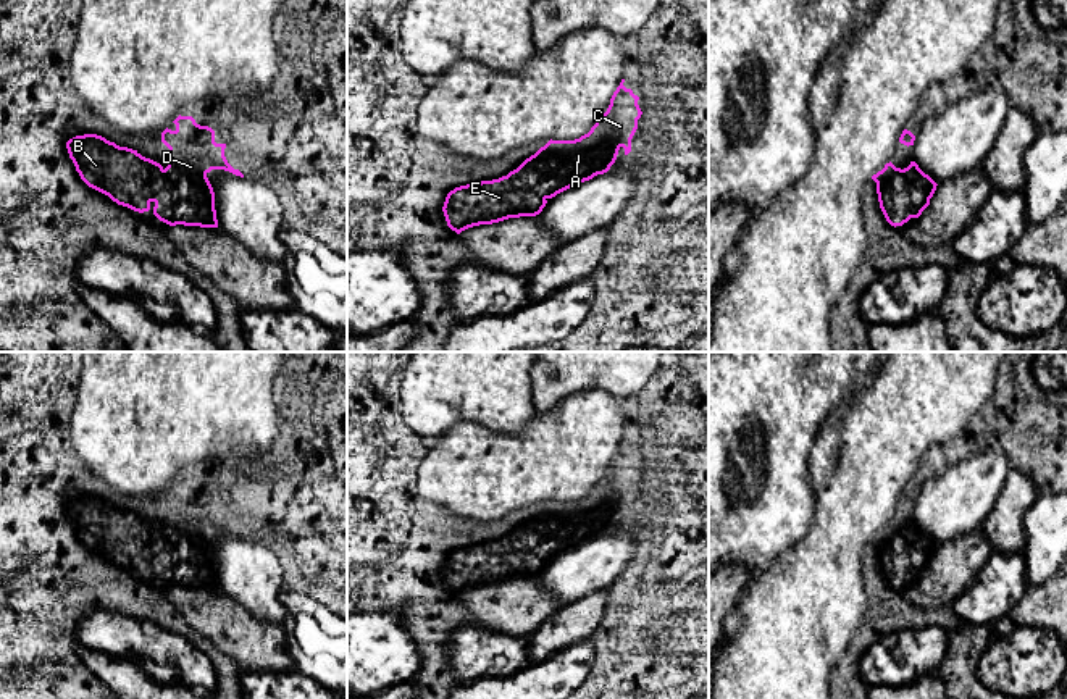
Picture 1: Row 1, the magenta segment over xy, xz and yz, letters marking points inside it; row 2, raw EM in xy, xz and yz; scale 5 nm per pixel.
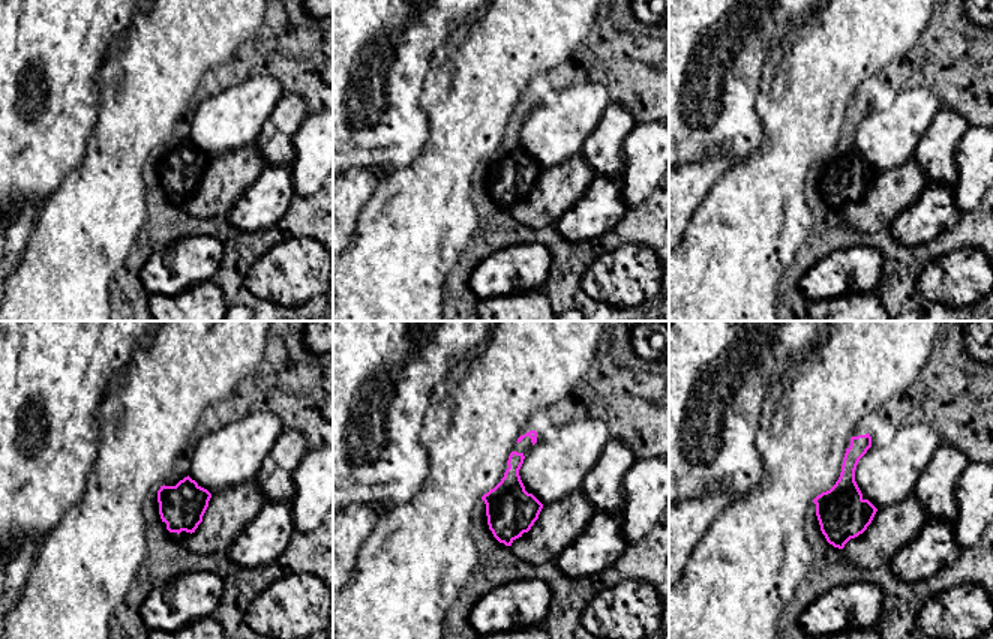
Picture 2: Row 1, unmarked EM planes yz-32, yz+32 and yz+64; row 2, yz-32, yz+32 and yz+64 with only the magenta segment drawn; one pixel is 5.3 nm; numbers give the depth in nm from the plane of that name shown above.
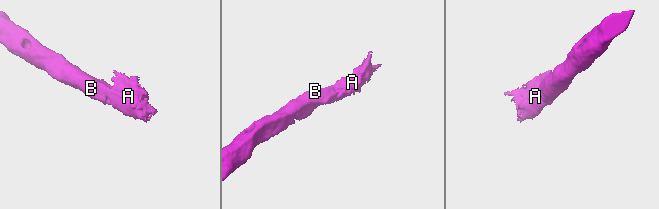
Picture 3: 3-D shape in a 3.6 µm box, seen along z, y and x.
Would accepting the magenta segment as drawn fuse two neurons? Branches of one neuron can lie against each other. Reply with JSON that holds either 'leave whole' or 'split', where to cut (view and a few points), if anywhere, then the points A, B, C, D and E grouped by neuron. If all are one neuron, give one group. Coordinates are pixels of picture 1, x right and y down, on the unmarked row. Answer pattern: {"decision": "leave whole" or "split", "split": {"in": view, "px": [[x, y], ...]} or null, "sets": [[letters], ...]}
{"decision": "leave whole", "split": null, "sets": [["A", "B", "C", "D", "E"]]}

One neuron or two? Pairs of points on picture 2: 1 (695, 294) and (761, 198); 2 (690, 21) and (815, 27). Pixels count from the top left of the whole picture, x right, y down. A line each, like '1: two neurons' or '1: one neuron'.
1: one neuron
2: two neurons

